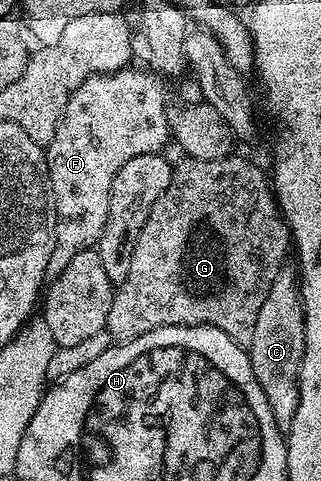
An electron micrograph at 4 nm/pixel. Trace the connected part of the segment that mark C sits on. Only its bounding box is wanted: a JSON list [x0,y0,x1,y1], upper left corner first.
[248,267,304,431]

